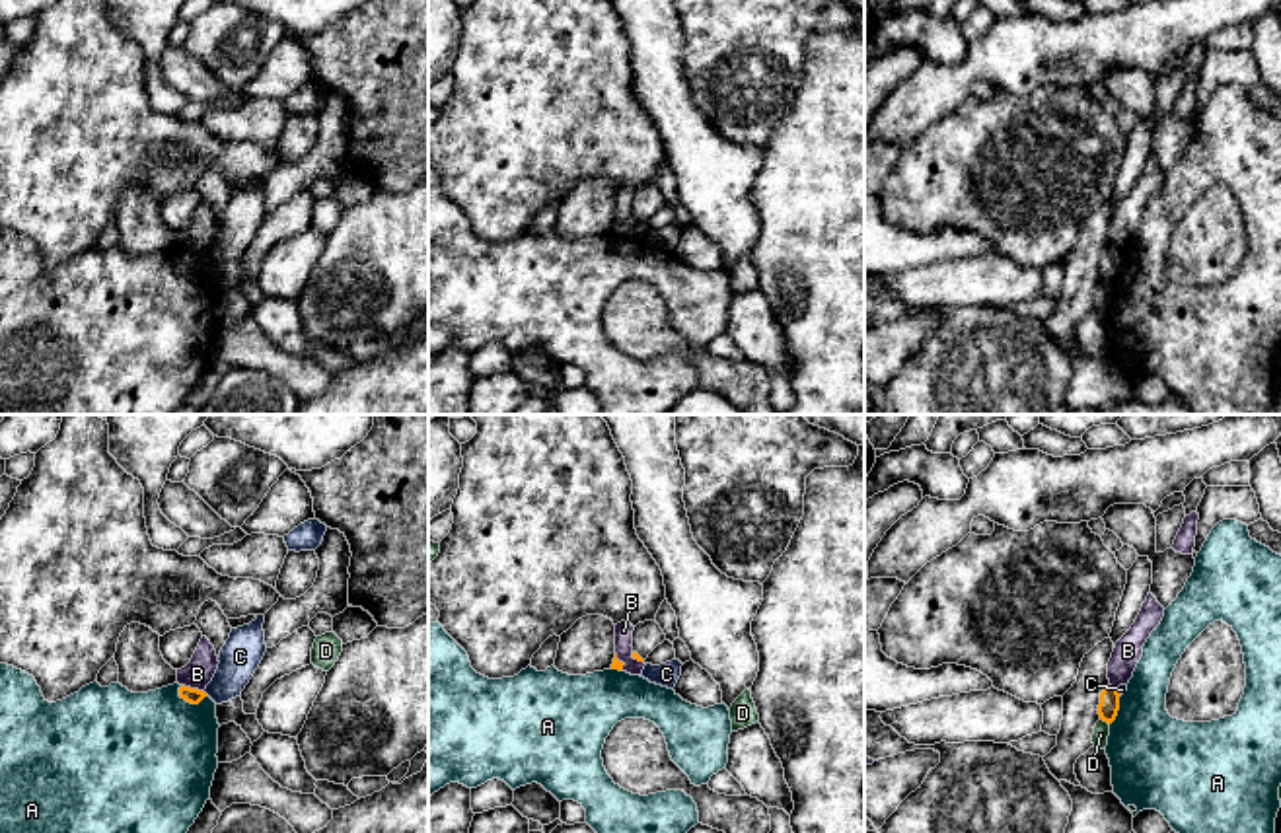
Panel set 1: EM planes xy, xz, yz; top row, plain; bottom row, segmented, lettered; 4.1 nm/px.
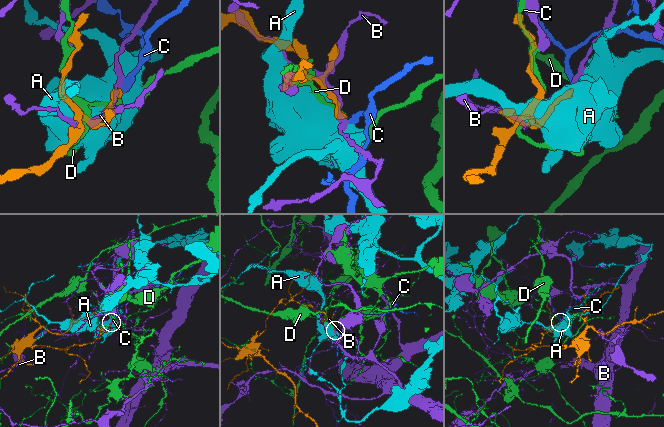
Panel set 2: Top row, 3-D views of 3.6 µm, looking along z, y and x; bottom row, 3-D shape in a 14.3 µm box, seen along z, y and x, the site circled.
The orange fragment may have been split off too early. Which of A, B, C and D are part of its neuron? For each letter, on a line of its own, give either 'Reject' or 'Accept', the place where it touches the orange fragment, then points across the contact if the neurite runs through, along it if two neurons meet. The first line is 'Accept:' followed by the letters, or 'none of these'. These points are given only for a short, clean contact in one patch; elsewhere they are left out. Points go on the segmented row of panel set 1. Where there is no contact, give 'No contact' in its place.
Accept: none of these
A: Reject. Touches orange at xy (189, 701)
B: Reject. Touches orange at xy (193, 689)
C: Reject. Touches orange at xy (205, 693). Boundary: xy (203, 691), (209, 695)
D: Reject. Touches orange at yz (1104, 721)

